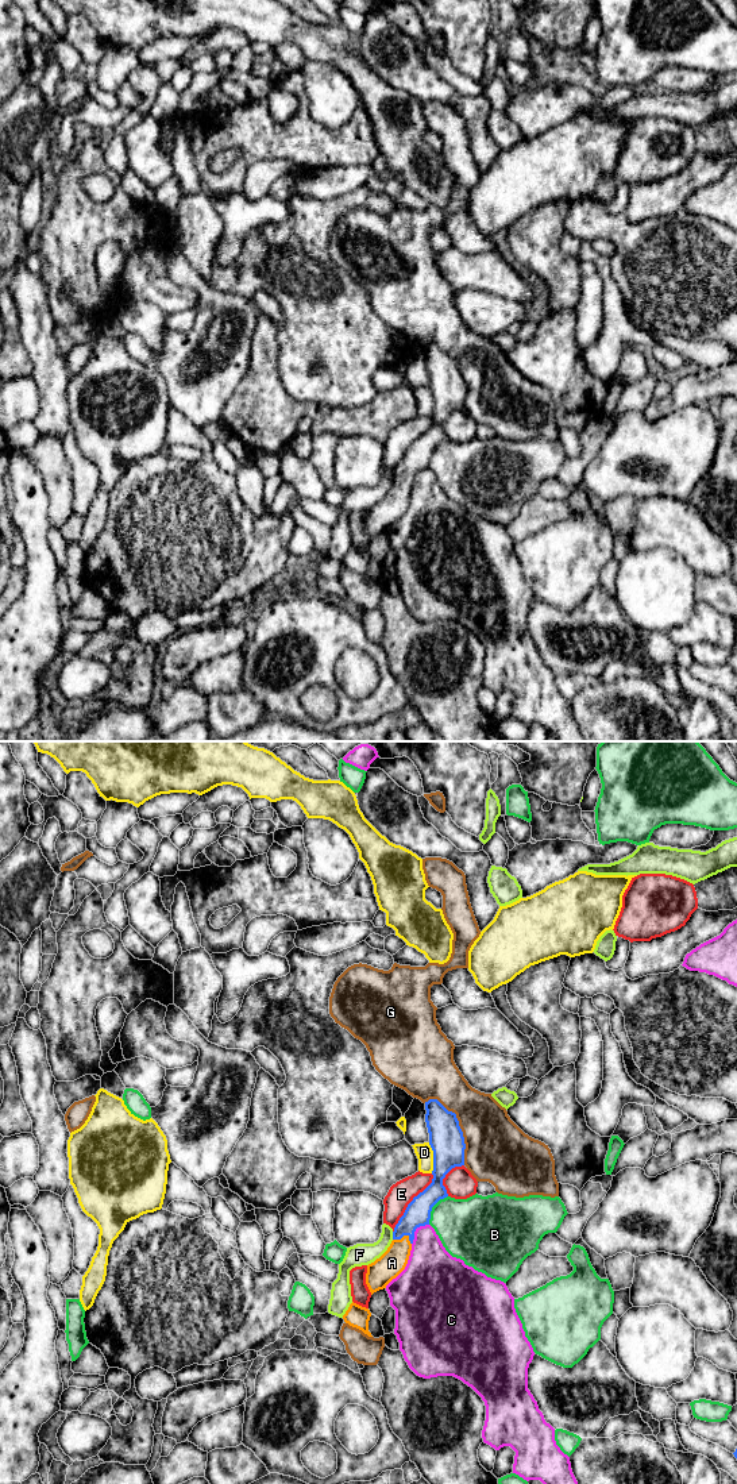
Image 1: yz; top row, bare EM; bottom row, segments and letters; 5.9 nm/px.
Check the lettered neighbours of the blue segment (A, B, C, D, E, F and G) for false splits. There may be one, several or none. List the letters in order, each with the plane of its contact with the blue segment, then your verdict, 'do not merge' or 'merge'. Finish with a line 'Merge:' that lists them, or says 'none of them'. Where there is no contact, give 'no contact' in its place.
A: contact in yz; merge
B: contact in yz; do not merge
C: contact in yz; do not merge
D: contact in yz; do not merge
E: contact in yz; do not merge
F: contact in yz; do not merge
G: contact in yz; do not merge
Merge: A

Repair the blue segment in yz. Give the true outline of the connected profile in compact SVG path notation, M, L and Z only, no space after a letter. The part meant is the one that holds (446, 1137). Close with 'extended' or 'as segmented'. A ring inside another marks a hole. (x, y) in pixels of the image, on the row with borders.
M437 1099L425 1102L425 1122L433 1150L432 1183L408 1204L393 1231L387 1250L367 1265L366 1284L371 1295L395 1279L406 1267L414 1231L429 1225L432 1207L448 1196L443 1179L455 1167L464 1165L464 1137L456 1114Z; extended

